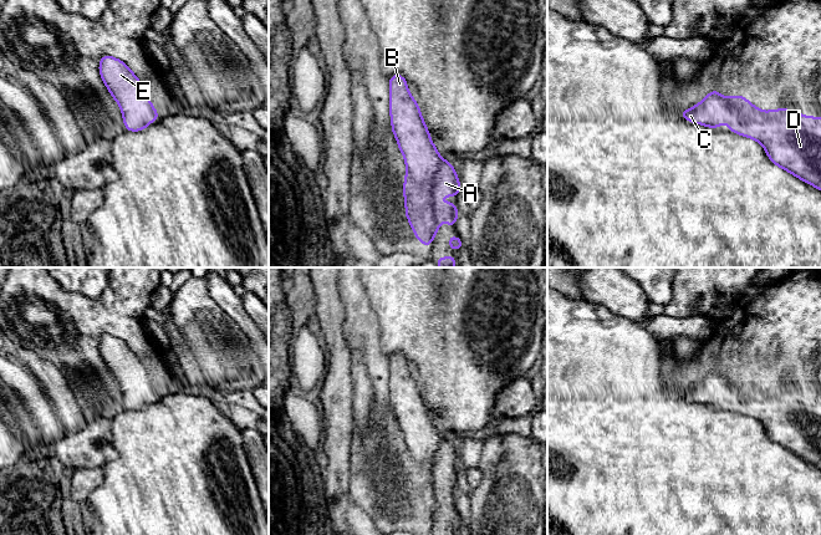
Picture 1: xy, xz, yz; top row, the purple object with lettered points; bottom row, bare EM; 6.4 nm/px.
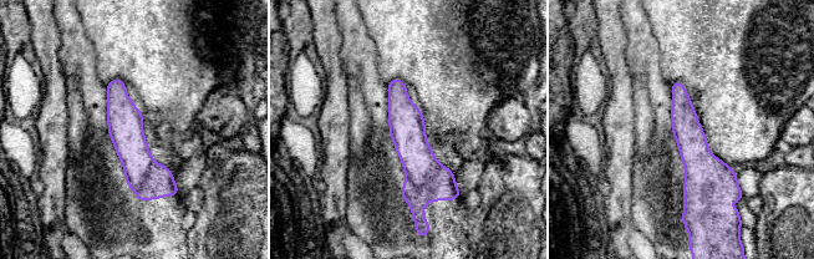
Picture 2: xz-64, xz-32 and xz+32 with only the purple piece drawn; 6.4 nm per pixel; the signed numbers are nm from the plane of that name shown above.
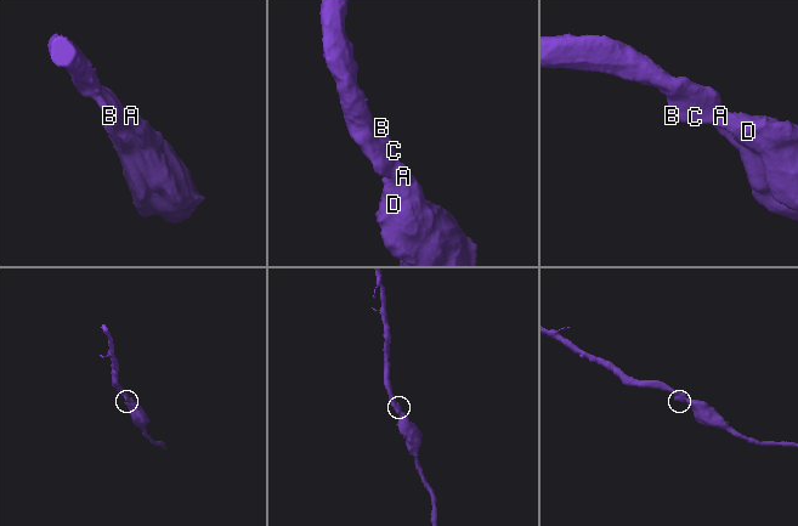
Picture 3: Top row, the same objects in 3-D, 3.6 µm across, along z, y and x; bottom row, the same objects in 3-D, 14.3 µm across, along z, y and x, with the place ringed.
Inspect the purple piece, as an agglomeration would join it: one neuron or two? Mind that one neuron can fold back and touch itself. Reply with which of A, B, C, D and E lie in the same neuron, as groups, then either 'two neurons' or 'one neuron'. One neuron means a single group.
A B C D E; one neuron

